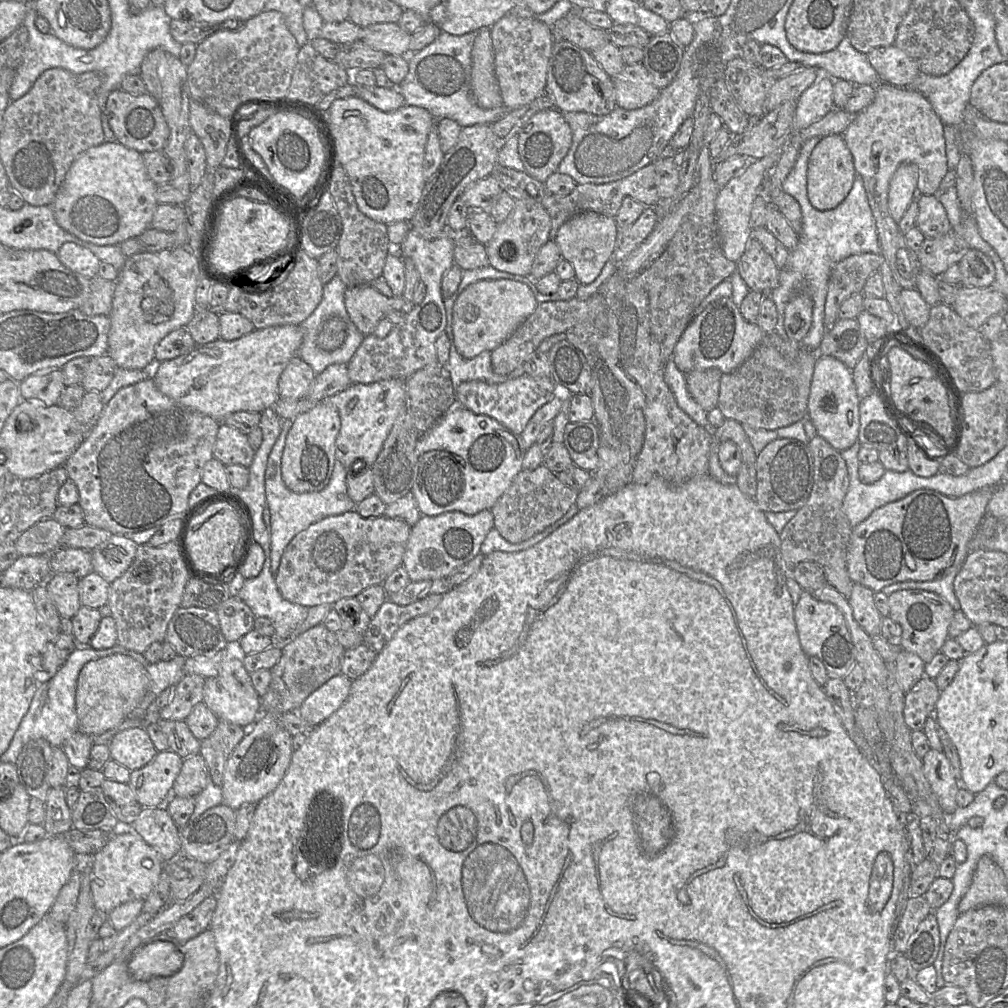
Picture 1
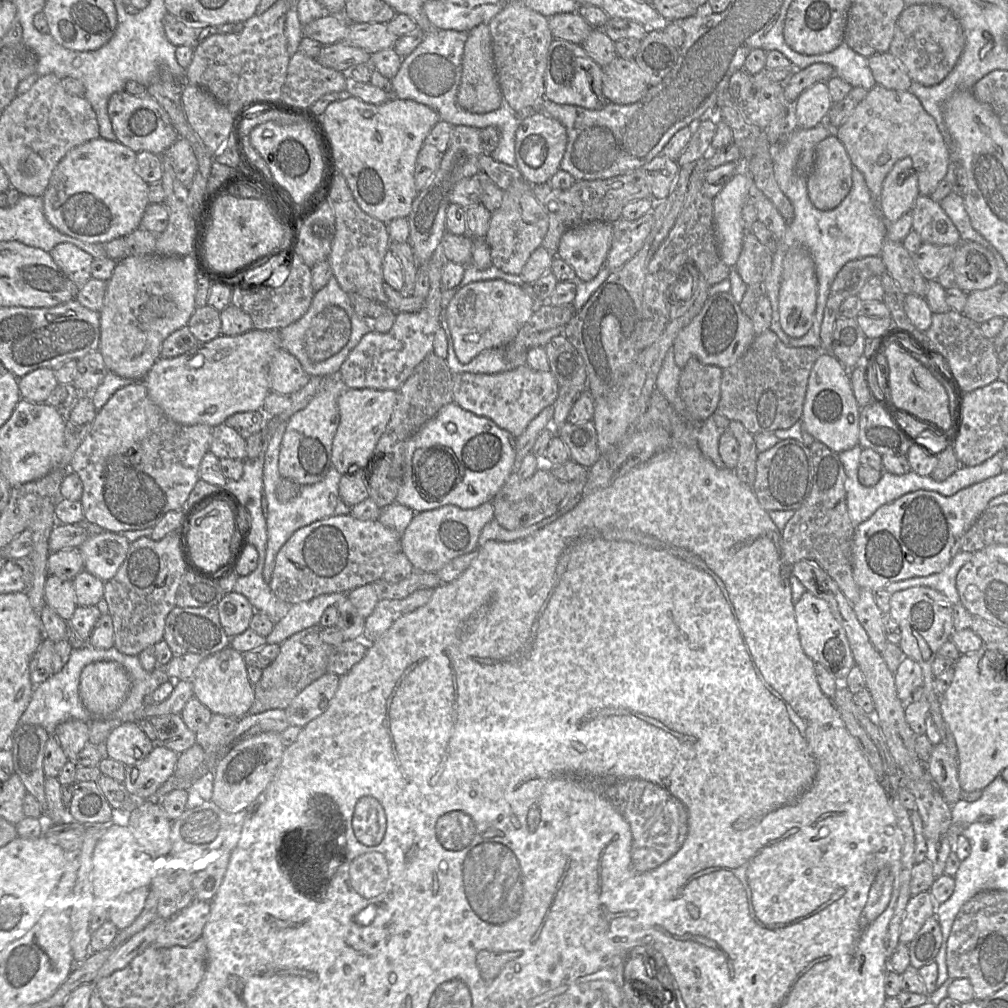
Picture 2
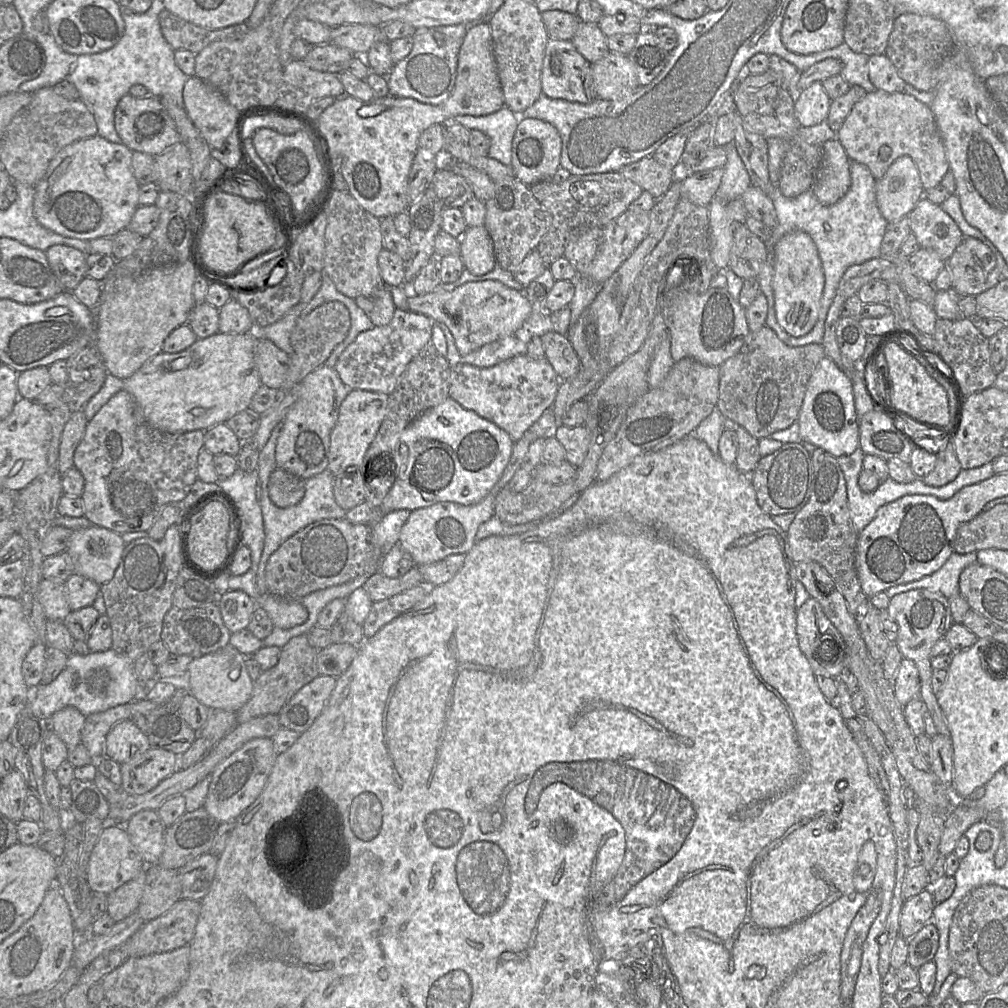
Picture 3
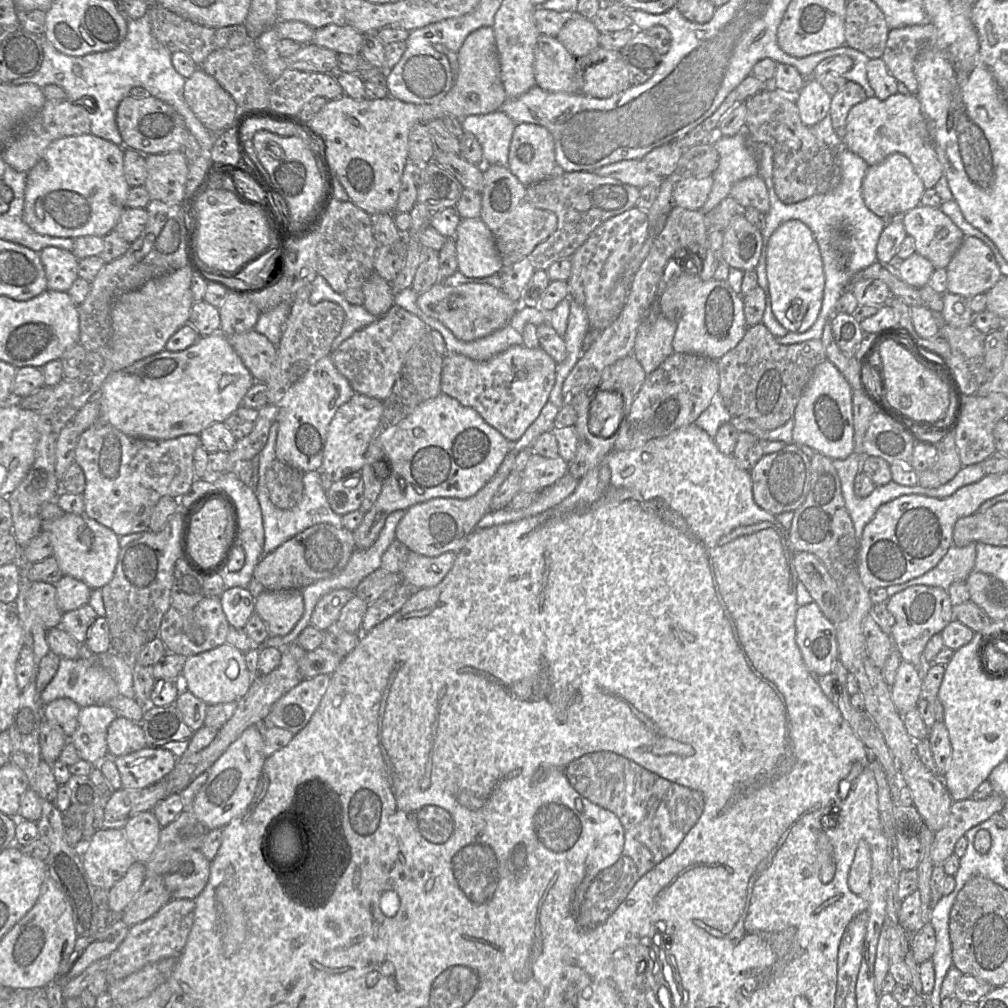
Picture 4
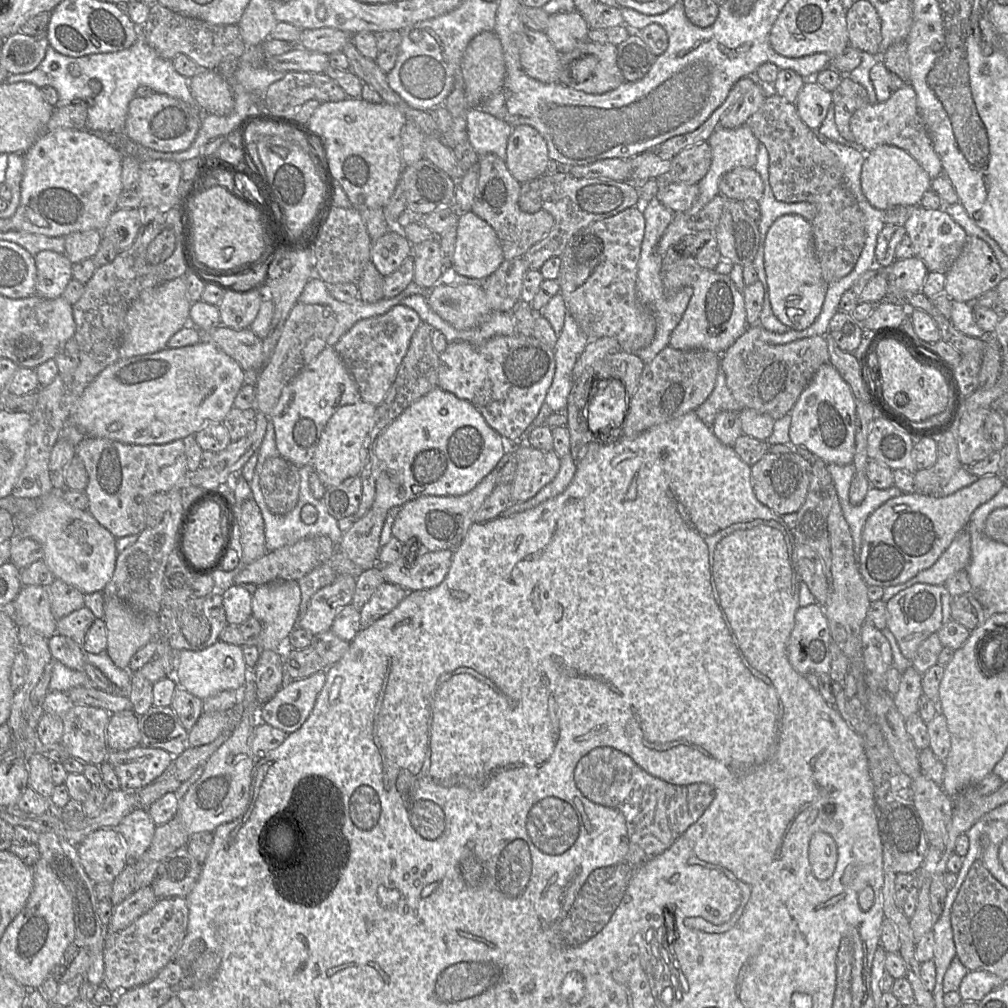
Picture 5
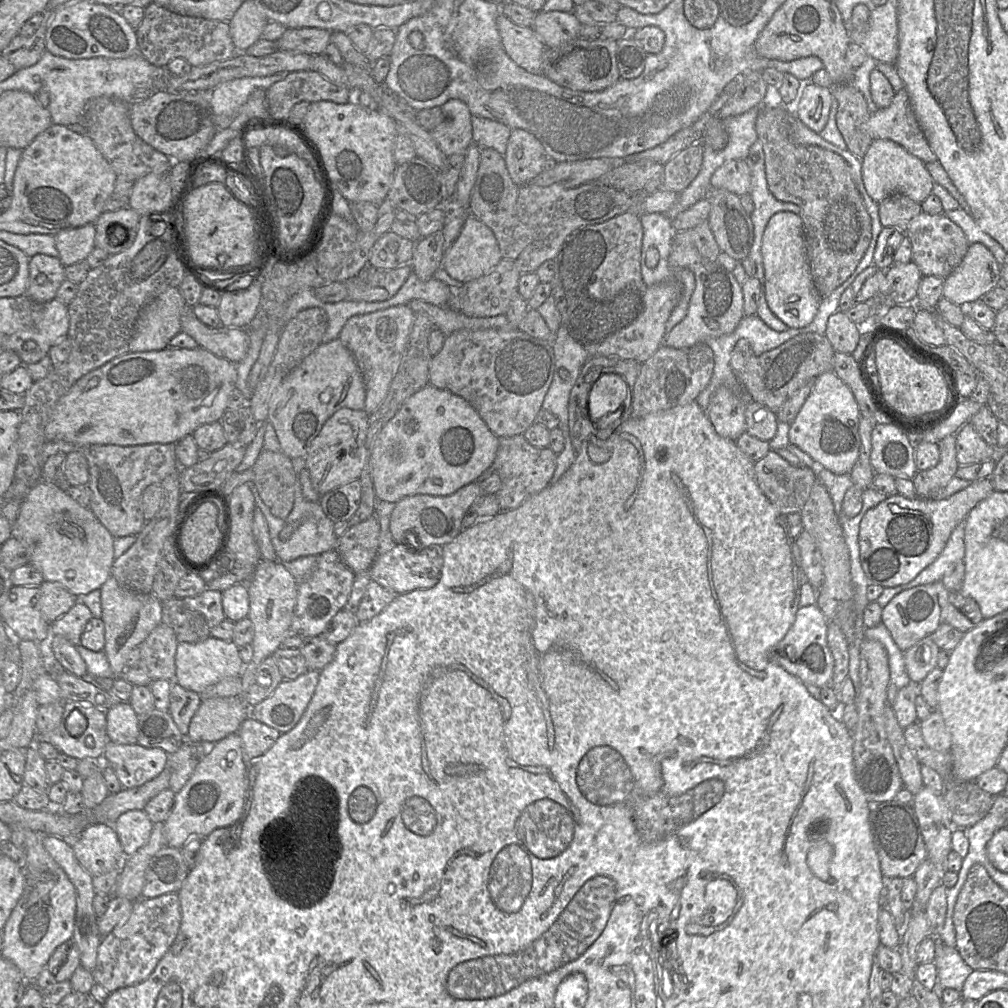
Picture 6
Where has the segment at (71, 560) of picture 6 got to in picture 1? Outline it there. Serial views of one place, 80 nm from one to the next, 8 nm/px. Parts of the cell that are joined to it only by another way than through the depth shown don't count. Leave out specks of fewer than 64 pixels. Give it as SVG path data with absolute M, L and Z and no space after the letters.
M112 534L107 541L91 550L93 571L112 583L132 564L137 547L130 538Z

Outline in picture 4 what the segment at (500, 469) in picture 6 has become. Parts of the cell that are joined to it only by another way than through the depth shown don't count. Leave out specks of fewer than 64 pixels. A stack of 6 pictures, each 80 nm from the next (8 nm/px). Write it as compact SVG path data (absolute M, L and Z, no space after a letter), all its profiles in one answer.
M532 453L521 472L520 491L540 492L562 478L569 471L569 463L562 457L546 458Z

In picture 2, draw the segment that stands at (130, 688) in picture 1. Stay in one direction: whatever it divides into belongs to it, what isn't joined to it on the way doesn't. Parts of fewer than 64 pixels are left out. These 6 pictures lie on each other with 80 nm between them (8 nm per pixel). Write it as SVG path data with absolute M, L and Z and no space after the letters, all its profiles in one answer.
M99 661L82 670L79 695L93 718L109 718L126 699L130 687L130 678L121 664Z

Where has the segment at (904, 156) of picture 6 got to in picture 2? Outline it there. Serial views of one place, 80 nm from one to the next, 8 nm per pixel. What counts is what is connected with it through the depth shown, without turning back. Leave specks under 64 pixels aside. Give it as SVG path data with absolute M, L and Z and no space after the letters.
M903 158L896 162L883 182L880 214L888 224L894 223L912 211L919 195L918 174L912 159Z

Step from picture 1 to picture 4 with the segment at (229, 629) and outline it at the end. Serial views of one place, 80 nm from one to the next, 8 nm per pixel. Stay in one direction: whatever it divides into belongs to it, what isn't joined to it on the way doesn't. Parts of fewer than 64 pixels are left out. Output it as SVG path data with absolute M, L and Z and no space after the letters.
M245 588L225 589L220 601L229 625L234 628L244 628L249 617L255 612L255 598Z

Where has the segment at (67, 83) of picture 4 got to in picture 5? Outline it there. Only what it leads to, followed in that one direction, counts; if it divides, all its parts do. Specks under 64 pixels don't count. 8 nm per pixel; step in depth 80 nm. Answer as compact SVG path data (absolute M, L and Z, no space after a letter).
M138 27L138 37L135 43L128 49L90 54L82 57L70 57L55 51L50 45L47 47L45 57L39 66L29 73L9 74L5 80L7 84L18 82L32 83L39 88L51 86L58 92L58 102L55 107L71 104L74 100L82 100L87 103L86 127L89 131L102 131L104 133L125 132L125 122L128 105L135 97L134 92L139 86L147 86L155 93L166 94L183 101L189 106L198 106L189 88L189 79L183 77L173 68L171 60L162 58L146 41L142 27Z

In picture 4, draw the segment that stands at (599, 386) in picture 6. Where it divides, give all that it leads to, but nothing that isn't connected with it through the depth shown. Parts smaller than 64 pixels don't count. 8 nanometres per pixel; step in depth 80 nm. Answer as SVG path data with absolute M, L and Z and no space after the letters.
M598 391L591 402L588 427L593 435L609 437L618 433L623 419L623 399L616 391Z

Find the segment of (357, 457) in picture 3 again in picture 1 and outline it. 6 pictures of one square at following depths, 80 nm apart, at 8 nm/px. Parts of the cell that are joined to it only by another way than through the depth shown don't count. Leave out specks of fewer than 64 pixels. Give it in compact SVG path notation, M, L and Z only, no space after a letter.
M403 379L381 380L370 384L351 384L345 390L324 400L336 406L341 428L335 442L335 457L347 470L355 464L365 463L369 468L377 460L383 444L405 403Z

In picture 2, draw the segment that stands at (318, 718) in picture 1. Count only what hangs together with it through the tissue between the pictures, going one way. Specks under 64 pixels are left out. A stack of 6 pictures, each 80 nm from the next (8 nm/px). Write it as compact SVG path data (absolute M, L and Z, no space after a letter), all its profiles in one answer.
M325 673L302 690L284 710L291 726L304 728L324 714L335 696L340 676Z

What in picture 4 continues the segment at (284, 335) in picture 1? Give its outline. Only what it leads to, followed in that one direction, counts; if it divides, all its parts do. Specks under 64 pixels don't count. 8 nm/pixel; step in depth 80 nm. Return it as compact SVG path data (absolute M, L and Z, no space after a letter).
M217 331L208 336L200 336L194 344L184 350L172 352L164 349L161 352L138 360L122 370L111 371L100 388L99 415L124 434L134 438L168 440L187 434L199 435L202 430L214 423L223 422L232 412L238 409L241 405L242 398L255 381L256 380L254 379L250 371L246 368L241 358L228 342L228 337L221 331Z

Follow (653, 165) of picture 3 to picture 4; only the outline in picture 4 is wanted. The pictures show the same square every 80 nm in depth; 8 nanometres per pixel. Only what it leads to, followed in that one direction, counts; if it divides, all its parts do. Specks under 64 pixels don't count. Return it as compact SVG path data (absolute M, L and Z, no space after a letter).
M622 160L616 163L602 166L595 171L602 177L611 177L625 184L635 186L639 189L652 185L659 188L663 177L650 171L641 160Z

